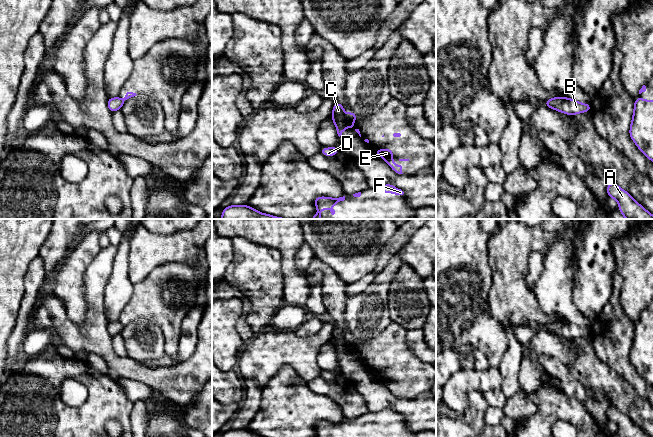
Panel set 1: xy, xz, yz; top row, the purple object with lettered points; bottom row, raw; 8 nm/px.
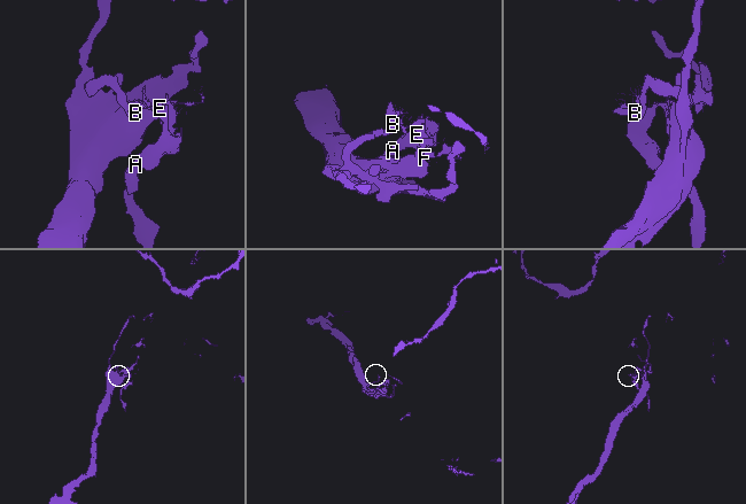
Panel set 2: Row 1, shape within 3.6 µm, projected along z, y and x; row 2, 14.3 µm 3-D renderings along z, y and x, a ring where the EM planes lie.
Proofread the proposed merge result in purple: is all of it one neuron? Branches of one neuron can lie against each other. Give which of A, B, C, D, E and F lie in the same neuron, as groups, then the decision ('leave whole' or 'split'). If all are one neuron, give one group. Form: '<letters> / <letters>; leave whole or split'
A E F / B C D; split

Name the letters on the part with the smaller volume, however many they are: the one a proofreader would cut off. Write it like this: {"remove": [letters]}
{"remove": ["B", "C", "D"]}

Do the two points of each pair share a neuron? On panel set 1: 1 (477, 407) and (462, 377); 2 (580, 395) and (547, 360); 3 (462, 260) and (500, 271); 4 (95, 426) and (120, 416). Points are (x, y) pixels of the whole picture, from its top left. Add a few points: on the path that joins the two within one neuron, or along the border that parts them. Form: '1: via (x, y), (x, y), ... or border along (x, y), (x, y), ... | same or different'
1: border along (479, 390), (468, 394), (468, 406), (461, 414) | different
2: via (572, 386), (556, 369) | same
3: border along (487, 245), (491, 270), (489, 291) | different
4: via (101, 420), (106, 415), (114, 415) | same

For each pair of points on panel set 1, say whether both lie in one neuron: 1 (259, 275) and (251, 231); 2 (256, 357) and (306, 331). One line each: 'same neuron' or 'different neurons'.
1: different neurons
2: different neurons

